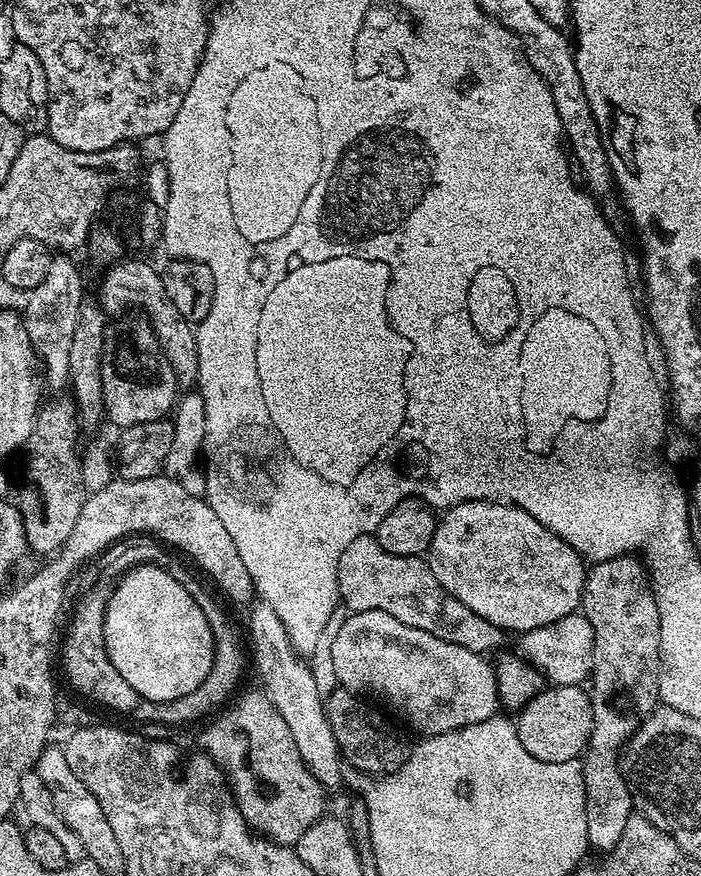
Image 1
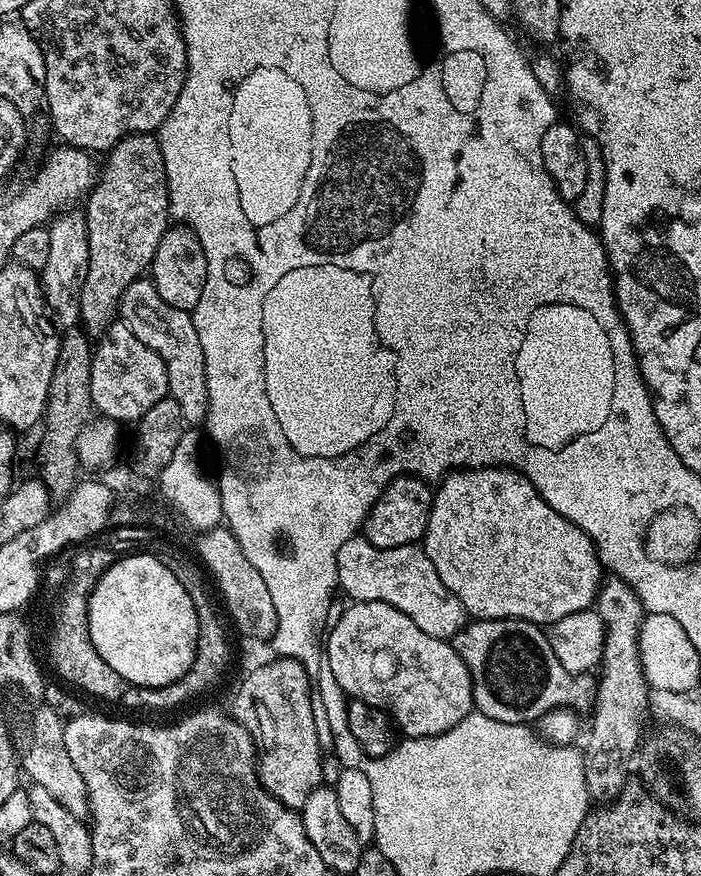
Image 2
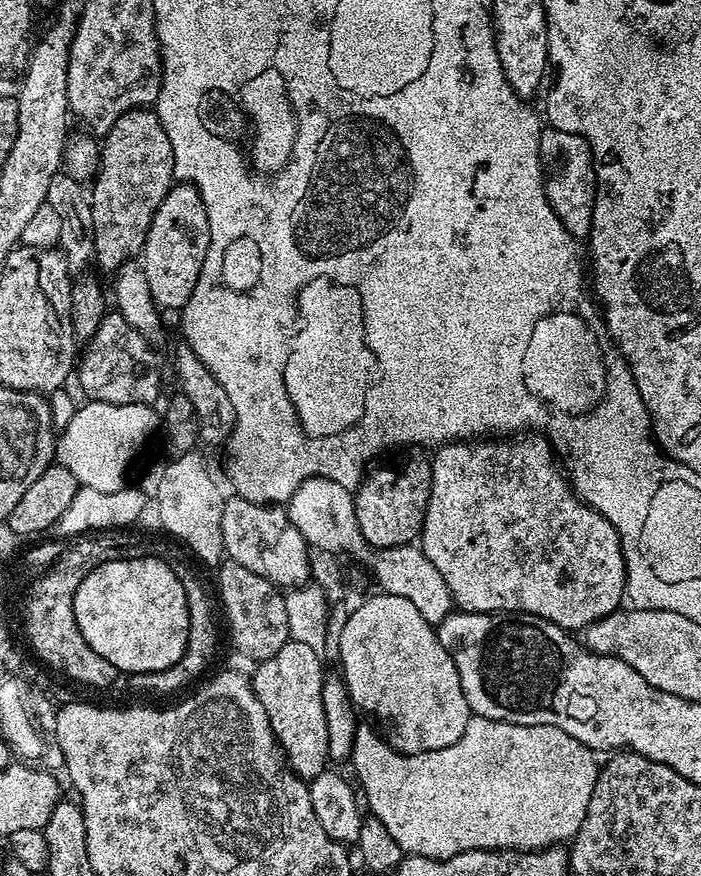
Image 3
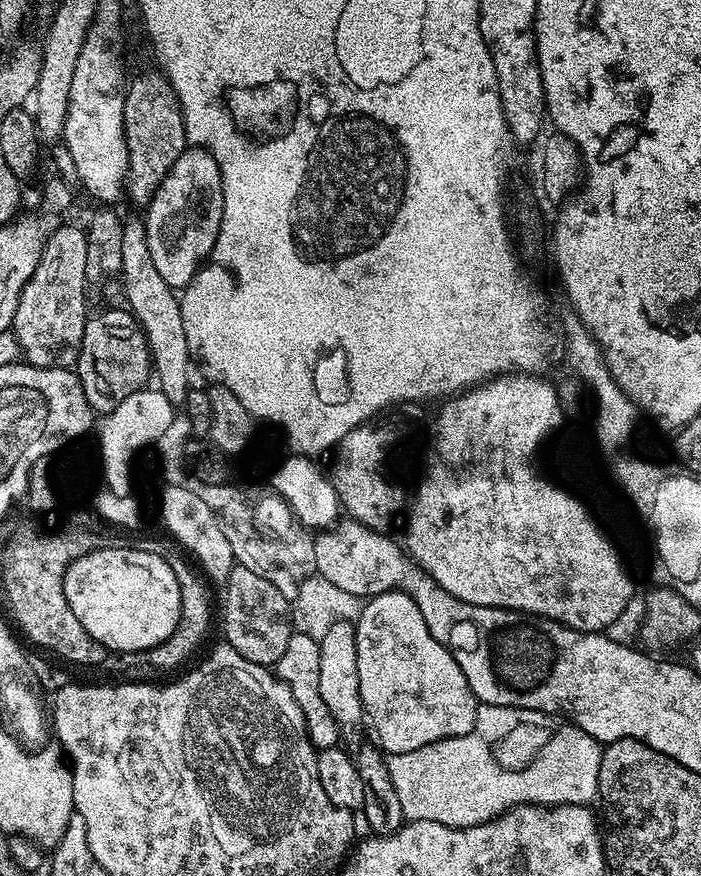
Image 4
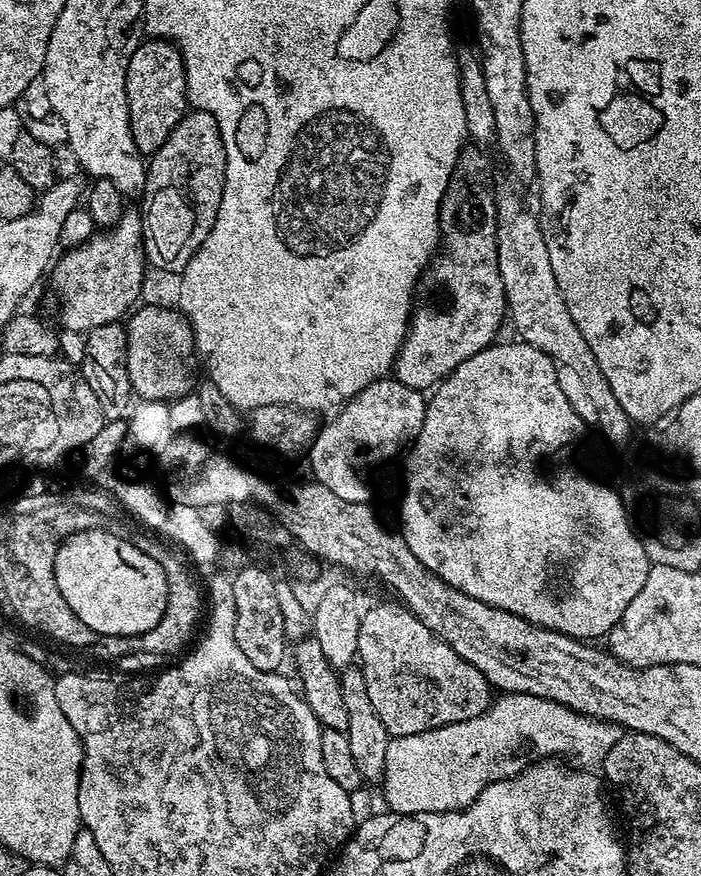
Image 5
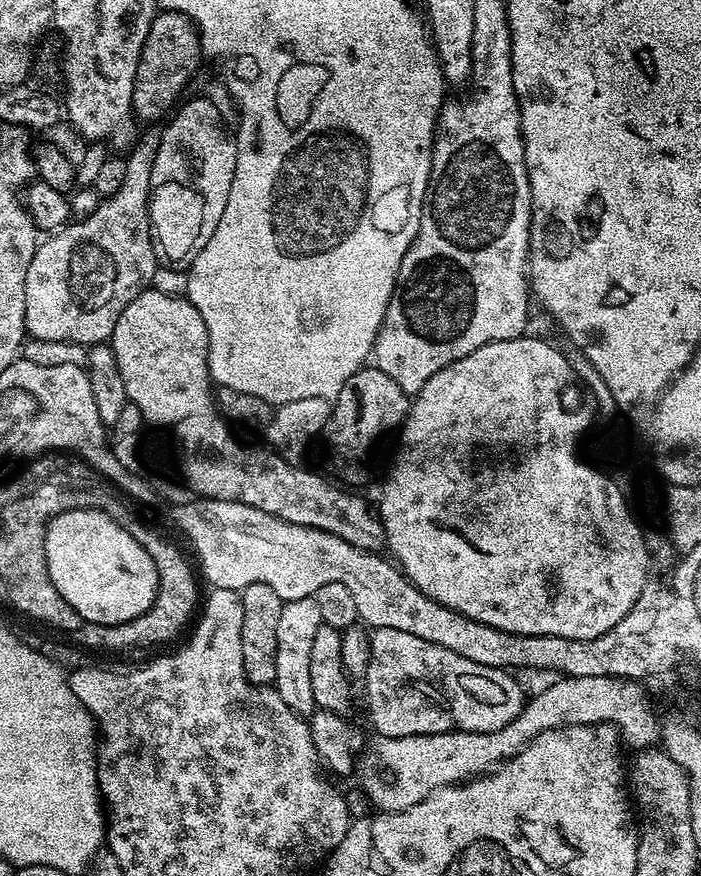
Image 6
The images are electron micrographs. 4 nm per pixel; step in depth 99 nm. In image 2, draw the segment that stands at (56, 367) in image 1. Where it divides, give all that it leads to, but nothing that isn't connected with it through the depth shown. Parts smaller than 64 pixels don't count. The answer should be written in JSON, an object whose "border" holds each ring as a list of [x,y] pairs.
{"border":[[[65,210],[51,221],[48,228],[50,254],[46,257],[46,266],[39,269],[38,272],[47,311],[54,317],[55,323],[64,330],[73,327],[80,319],[82,282],[86,282],[86,270],[90,258],[84,212],[80,210],[78,212],[72,211],[76,210]]]}

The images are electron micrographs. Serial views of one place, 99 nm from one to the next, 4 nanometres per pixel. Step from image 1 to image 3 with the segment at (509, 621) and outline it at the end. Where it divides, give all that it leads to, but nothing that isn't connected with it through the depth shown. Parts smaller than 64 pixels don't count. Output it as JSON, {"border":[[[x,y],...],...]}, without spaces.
{"border":[[[524,434],[519,438],[500,438],[497,444],[488,444],[487,439],[476,438],[471,442],[453,442],[441,444],[435,449],[436,457],[432,460],[432,485],[430,498],[426,506],[424,528],[420,531],[418,544],[423,549],[427,558],[438,568],[438,573],[446,580],[446,586],[452,595],[455,607],[466,612],[525,612],[546,618],[565,630],[583,630],[591,623],[606,618],[611,612],[621,607],[626,596],[628,583],[624,569],[624,555],[618,534],[614,526],[602,514],[595,512],[585,504],[575,492],[572,491],[569,481],[563,475],[556,473],[552,465],[554,449],[547,439],[536,434]]]}

